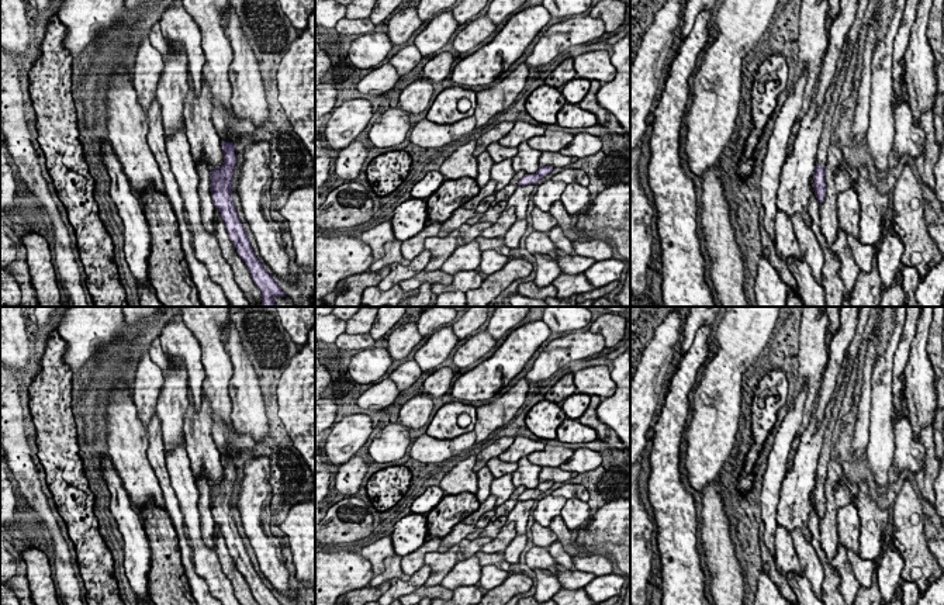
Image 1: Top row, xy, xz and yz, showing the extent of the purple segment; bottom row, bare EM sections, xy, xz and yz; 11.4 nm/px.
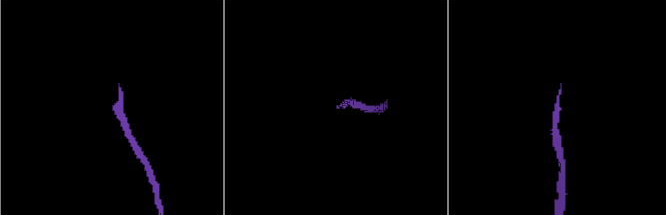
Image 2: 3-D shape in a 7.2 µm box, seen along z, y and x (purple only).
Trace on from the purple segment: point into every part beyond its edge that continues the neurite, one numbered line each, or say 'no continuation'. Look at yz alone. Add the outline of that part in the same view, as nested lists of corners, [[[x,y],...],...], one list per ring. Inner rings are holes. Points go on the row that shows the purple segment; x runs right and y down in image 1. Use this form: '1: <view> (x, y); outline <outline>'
1: yz (825, 142); outline [[[858,0],[858,8],[855,13],[855,18],[854,18],[854,23],[848,31],[848,44],[847,44],[846,58],[844,58],[841,70],[836,75],[834,90],[830,97],[830,106],[829,106],[827,113],[824,115],[823,132],[822,132],[822,138],[820,138],[819,146],[817,146],[816,165],[820,165],[820,166],[826,166],[827,151],[831,145],[833,117],[836,114],[836,110],[837,110],[837,106],[840,101],[840,94],[843,91],[843,84],[846,82],[847,69],[848,69],[848,65],[850,65],[850,60],[853,56],[854,45],[858,39],[860,28],[861,28],[864,13],[867,10],[868,3],[869,3],[869,0]]]

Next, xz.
no continuation

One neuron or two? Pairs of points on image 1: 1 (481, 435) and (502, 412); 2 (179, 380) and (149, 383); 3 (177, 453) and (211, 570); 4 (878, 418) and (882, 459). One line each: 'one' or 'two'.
1: one
2: two
3: one
4: one

